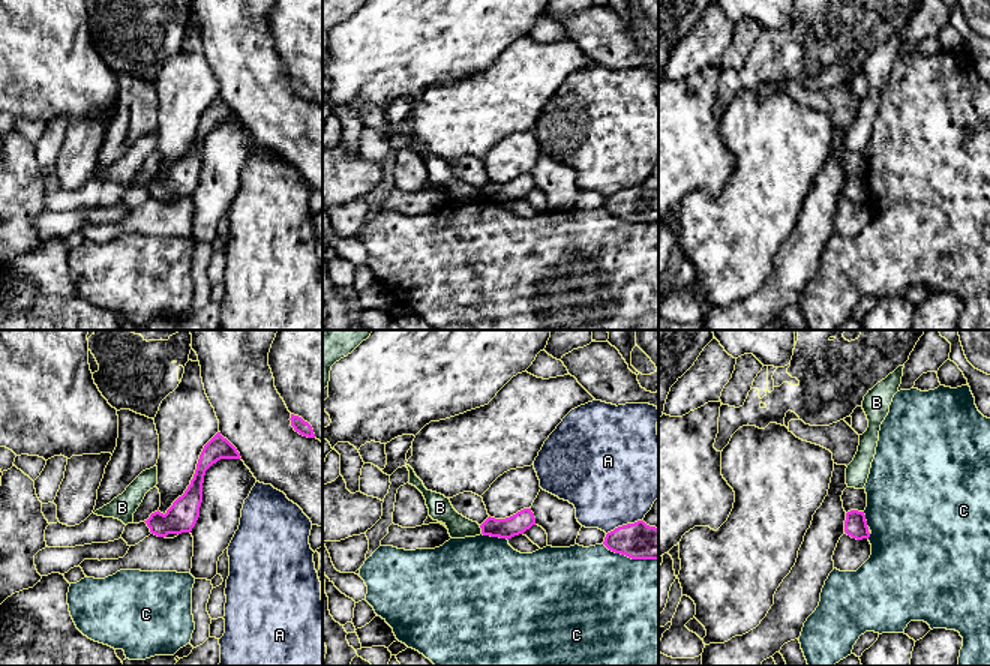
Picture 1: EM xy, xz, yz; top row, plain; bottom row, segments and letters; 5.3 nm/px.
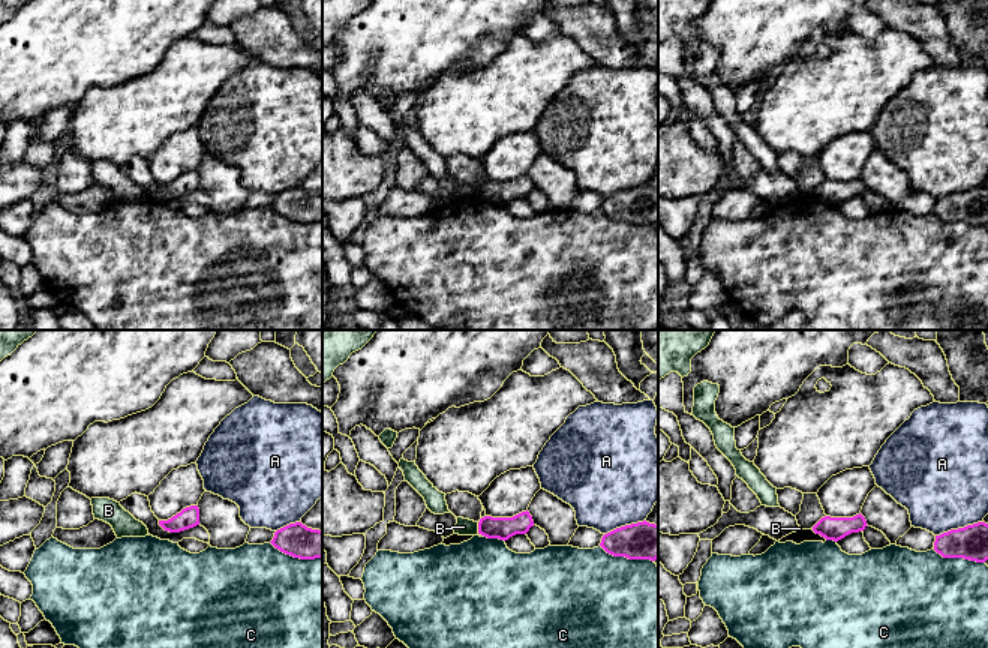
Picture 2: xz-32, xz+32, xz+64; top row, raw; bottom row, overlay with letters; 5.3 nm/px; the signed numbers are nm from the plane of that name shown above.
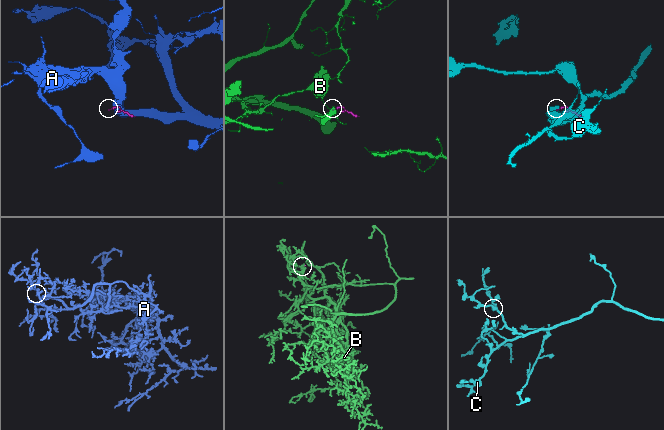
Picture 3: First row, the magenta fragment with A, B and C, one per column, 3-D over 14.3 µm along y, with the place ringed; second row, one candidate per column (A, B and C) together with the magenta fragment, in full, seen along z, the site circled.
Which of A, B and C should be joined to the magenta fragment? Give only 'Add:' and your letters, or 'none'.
Add: none

